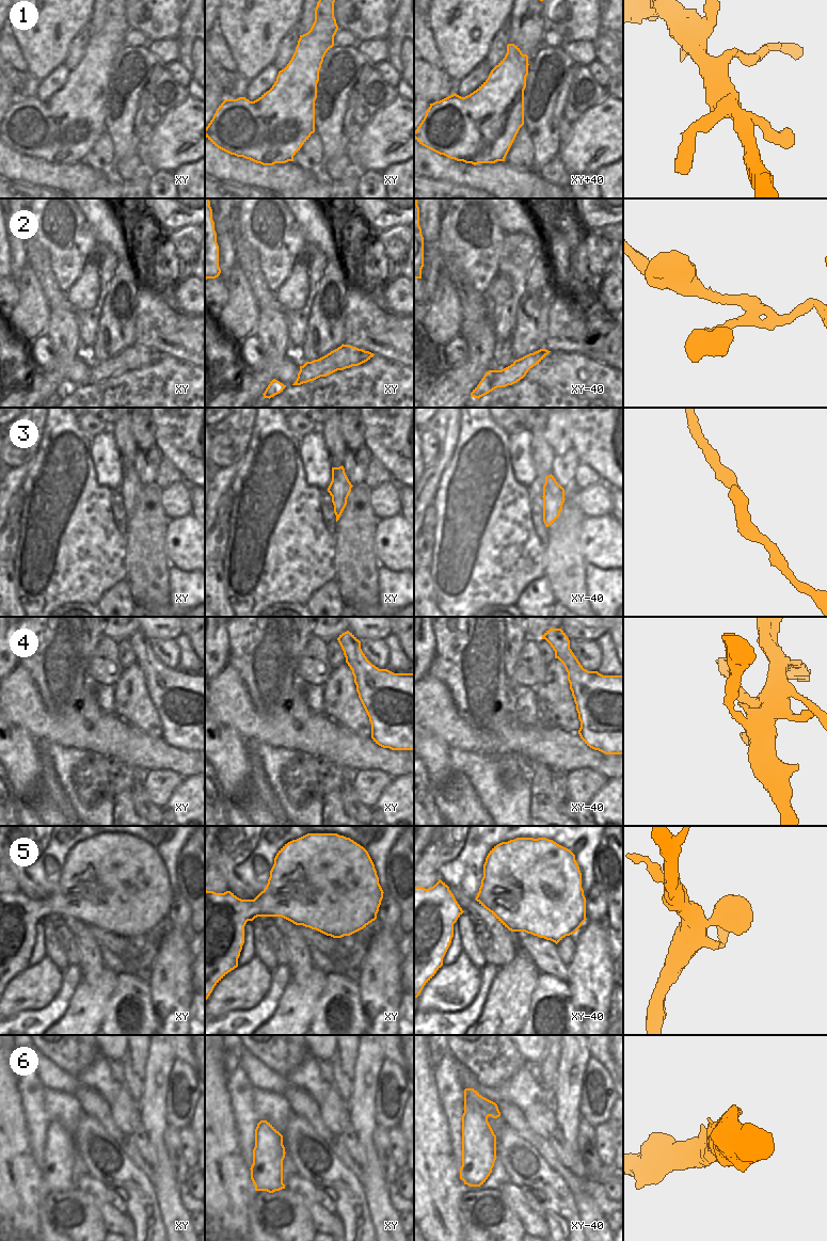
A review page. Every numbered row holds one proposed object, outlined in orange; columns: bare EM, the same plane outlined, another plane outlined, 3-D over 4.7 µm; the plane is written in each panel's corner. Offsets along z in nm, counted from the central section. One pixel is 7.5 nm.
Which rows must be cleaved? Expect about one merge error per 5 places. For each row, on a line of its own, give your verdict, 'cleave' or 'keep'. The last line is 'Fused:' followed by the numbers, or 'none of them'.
1: keep
2: keep
3: keep
4: keep
5: keep
6: keep
Fused: none of them

